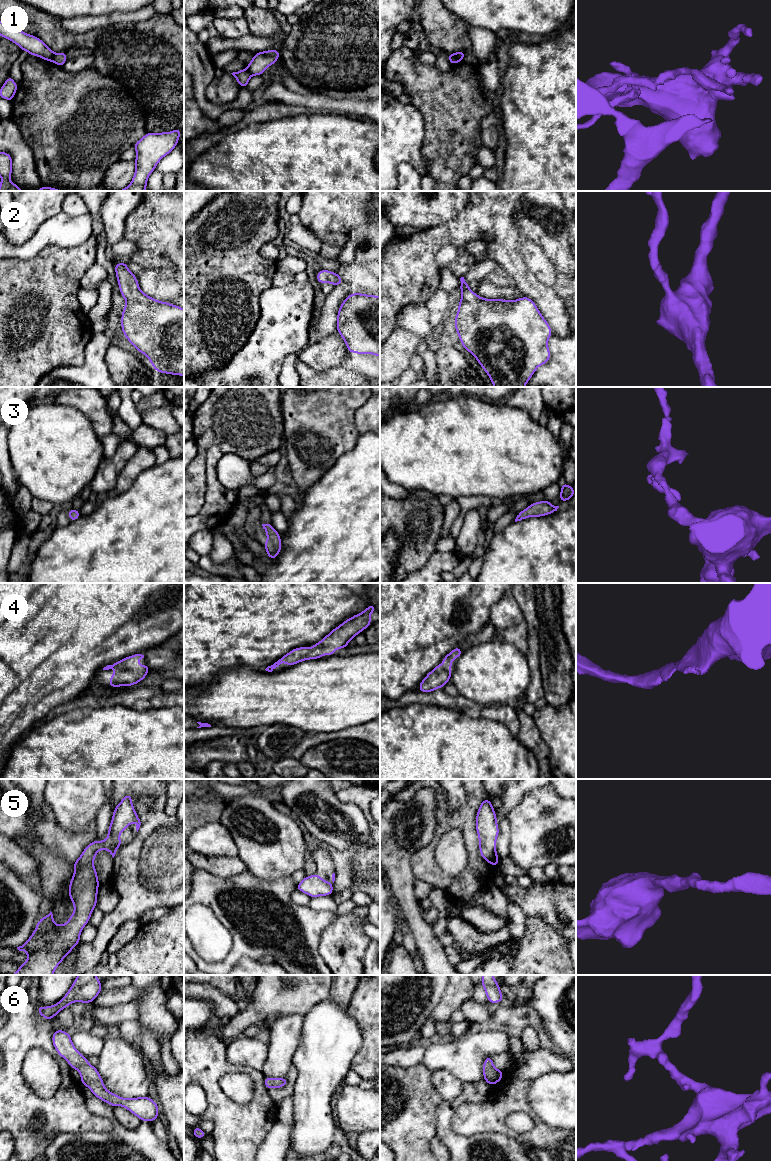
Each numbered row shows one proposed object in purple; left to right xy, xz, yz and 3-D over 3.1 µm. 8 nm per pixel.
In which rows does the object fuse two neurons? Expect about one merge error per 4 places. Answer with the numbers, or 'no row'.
1

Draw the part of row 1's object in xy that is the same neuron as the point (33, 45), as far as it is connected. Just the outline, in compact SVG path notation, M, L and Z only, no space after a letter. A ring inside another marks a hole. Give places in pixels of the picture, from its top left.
M0 21L0 36L16 43L20 50L27 51L32 56L51 61L54 52L38 37L22 32L17 27Z

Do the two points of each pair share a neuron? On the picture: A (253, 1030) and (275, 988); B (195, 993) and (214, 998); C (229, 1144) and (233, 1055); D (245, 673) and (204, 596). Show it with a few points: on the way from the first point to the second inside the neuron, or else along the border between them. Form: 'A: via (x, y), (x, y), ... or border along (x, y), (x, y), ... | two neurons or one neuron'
A: border along (263, 1023), (253, 1023), (243, 1032) | two neurons
B: via (200, 993), (209, 993) | one neuron
C: border along (225, 1043), (225, 1058), (229, 1062), (256, 1070) | two neurons
D: border along (263, 669), (238, 666), (225, 667), (218, 672) | two neurons

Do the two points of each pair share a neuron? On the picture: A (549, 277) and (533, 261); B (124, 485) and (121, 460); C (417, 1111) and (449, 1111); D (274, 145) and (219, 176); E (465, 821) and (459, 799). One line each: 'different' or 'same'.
A: same
B: different
C: different
D: same
E: different

